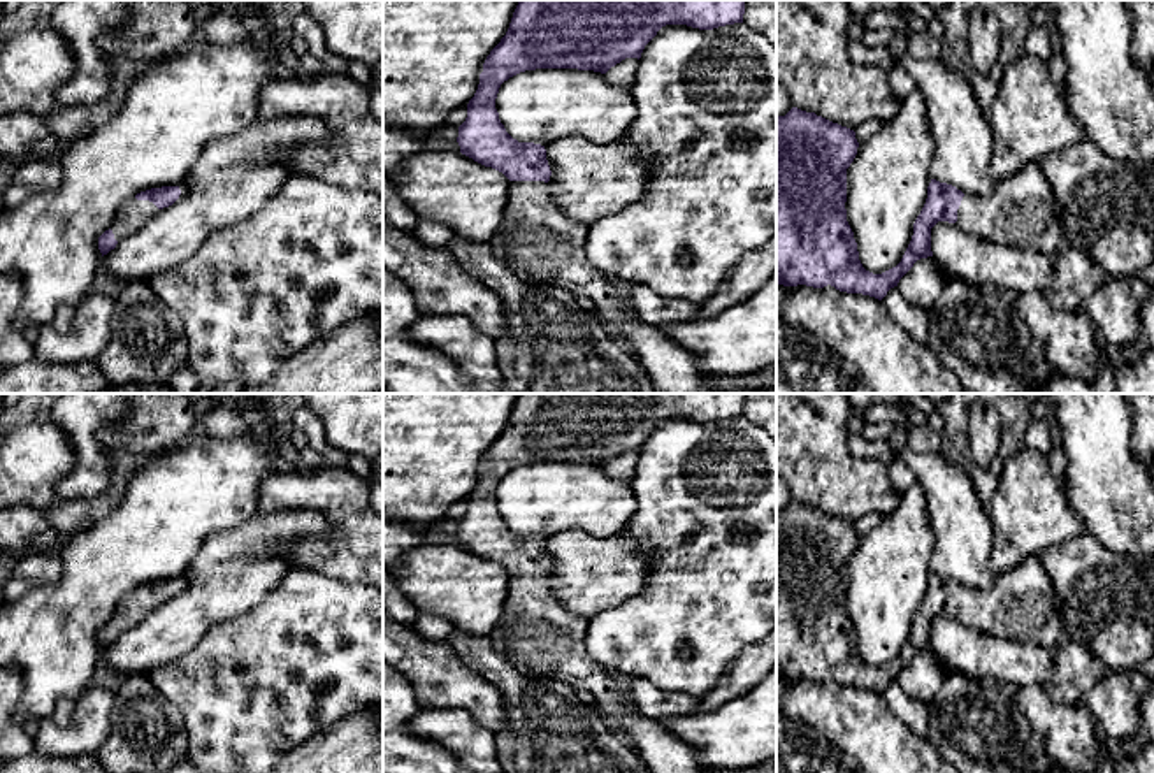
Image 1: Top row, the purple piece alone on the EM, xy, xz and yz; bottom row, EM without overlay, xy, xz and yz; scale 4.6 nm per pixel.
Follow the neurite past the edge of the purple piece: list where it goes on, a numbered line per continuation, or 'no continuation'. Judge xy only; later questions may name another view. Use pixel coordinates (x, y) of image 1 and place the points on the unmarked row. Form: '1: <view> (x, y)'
1: xy (132, 608)

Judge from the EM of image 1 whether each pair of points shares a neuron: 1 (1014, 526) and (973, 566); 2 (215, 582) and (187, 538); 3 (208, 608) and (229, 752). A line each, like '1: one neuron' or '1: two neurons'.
1: two neurons
2: two neurons
3: two neurons

